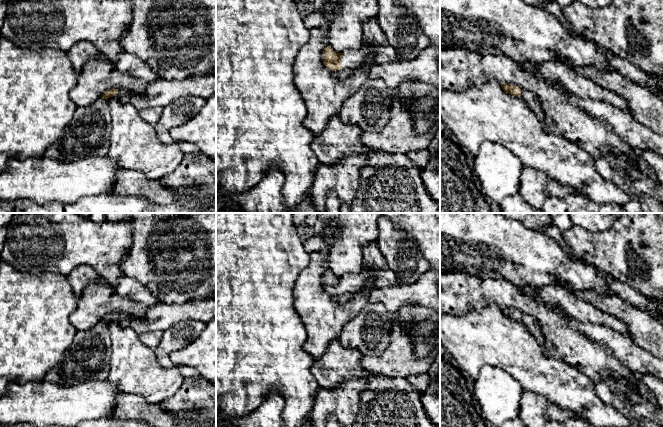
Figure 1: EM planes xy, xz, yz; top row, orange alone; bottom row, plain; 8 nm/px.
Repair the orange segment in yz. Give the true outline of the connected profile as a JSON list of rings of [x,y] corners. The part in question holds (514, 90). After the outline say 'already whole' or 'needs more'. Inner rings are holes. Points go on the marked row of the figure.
[[[503,83],[503,84],[501,84],[501,87],[502,87],[502,89],[506,93],[514,95],[516,97],[520,97],[521,96],[521,89],[518,86],[516,86],[516,85],[512,85],[512,84],[508,84],[508,83]]]; already whole

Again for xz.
[[[330,46],[323,49],[323,63],[332,71],[357,68],[366,62],[370,50],[362,47],[359,50],[346,53],[336,53]]]; needs more

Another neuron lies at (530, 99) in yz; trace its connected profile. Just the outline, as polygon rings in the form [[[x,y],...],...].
[[[521,90],[521,96],[520,96],[526,105],[537,115],[542,115],[542,107],[540,104],[539,99],[530,91],[528,90]]]

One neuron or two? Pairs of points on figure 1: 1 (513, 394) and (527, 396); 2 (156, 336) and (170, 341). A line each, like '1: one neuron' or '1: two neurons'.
1: two neurons
2: two neurons

